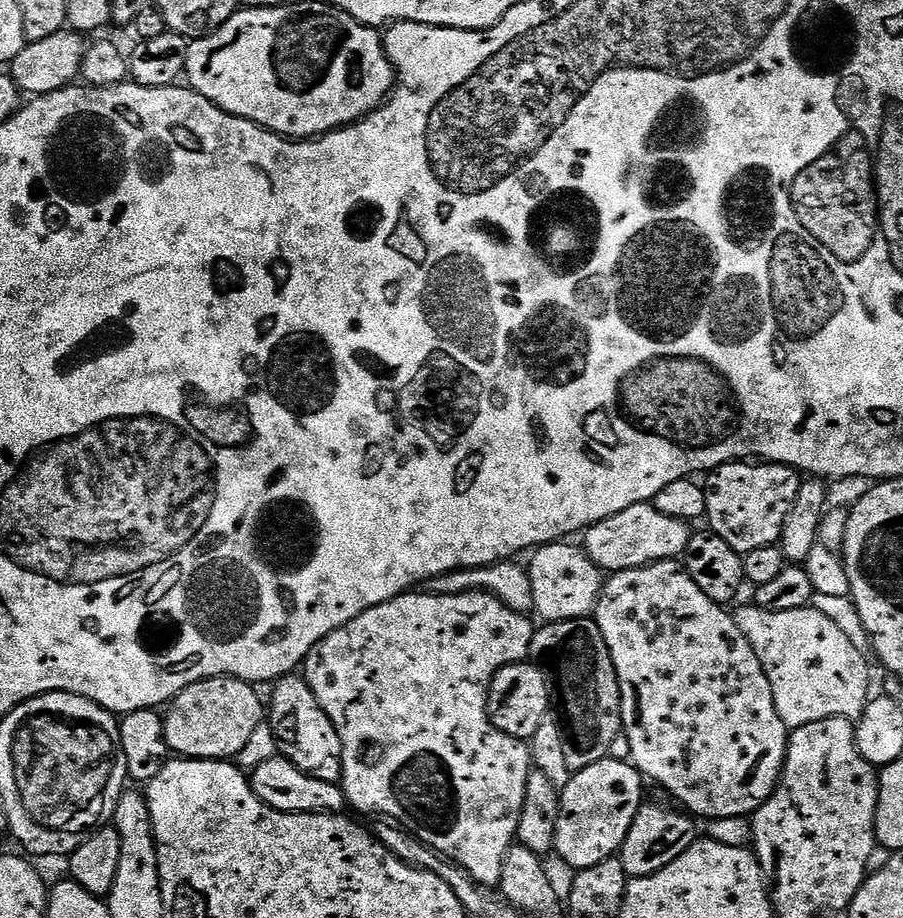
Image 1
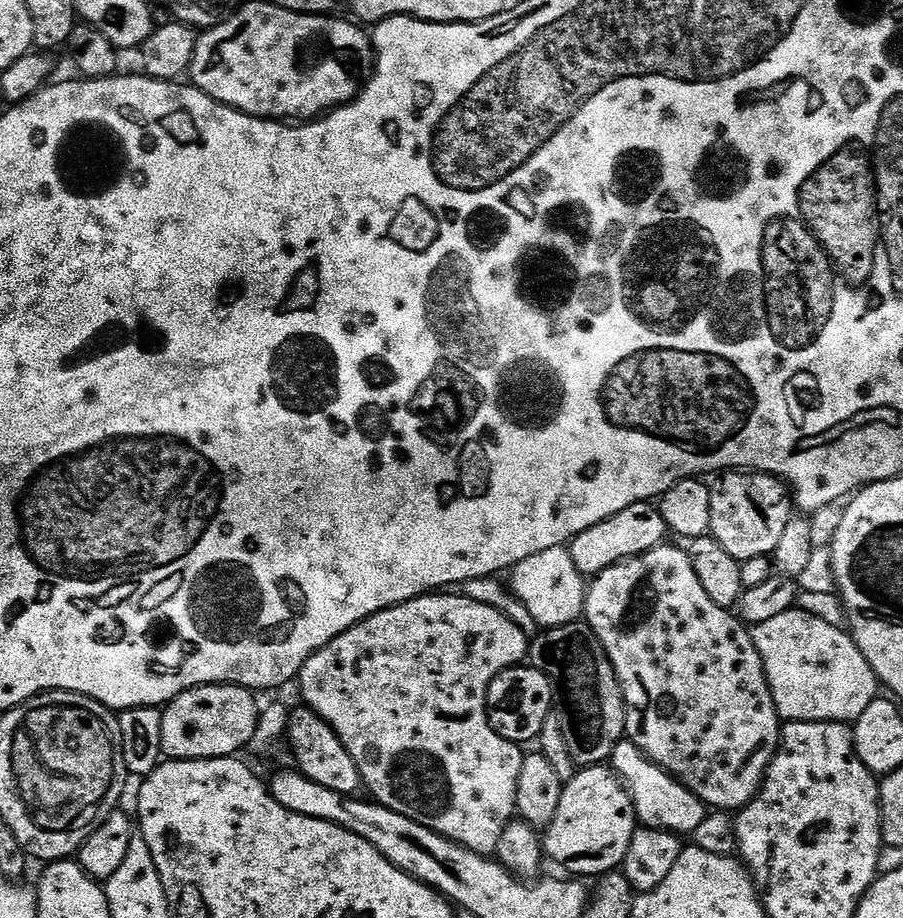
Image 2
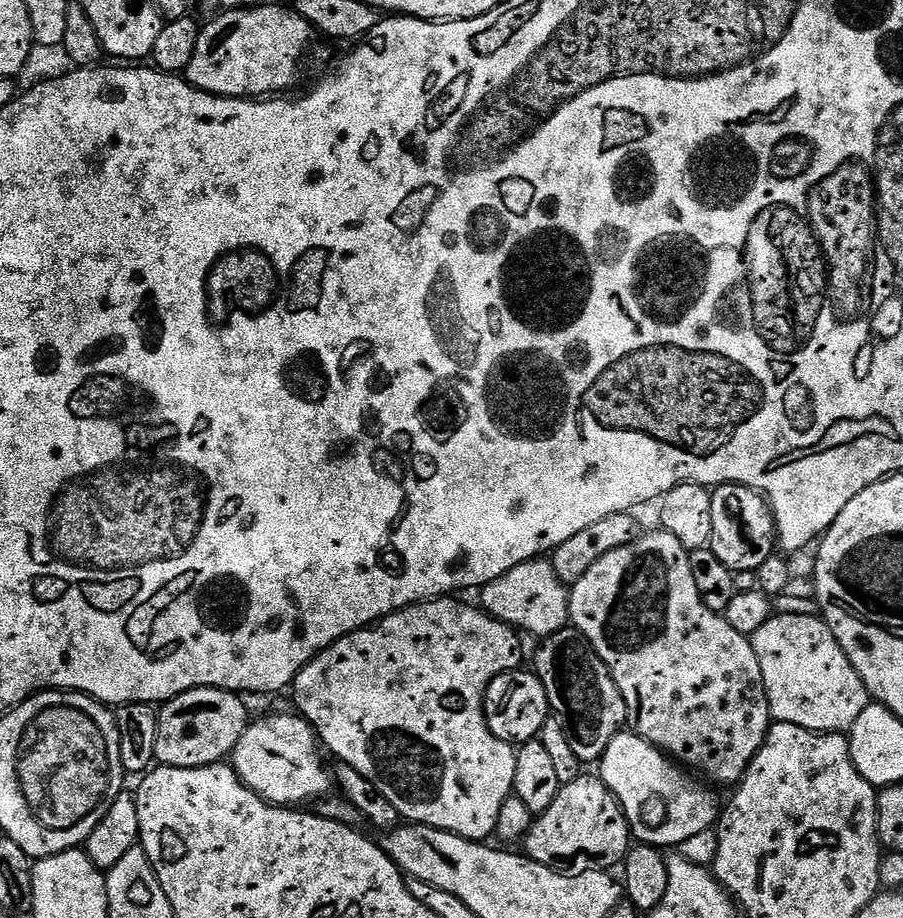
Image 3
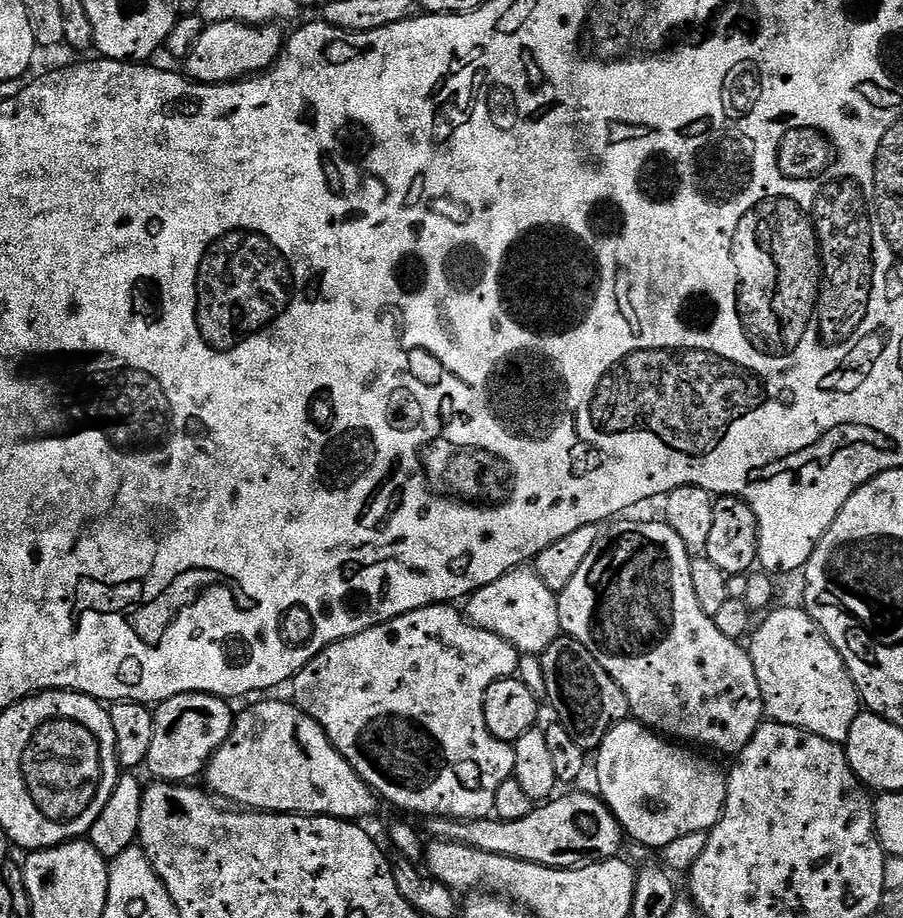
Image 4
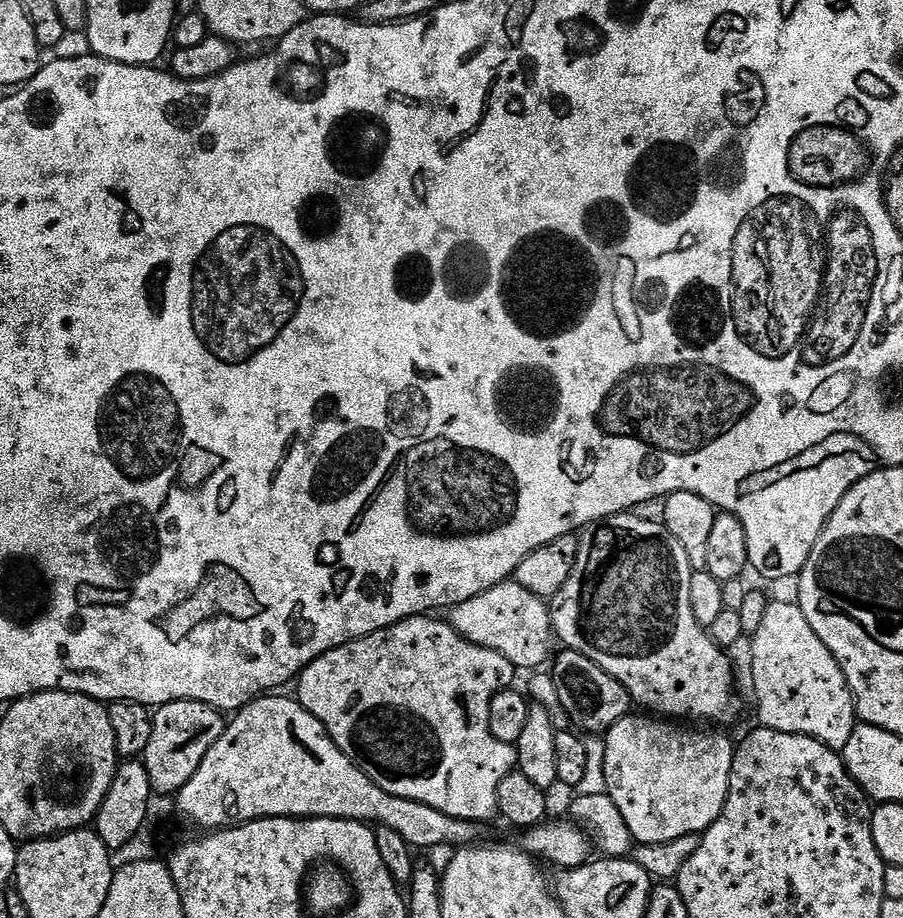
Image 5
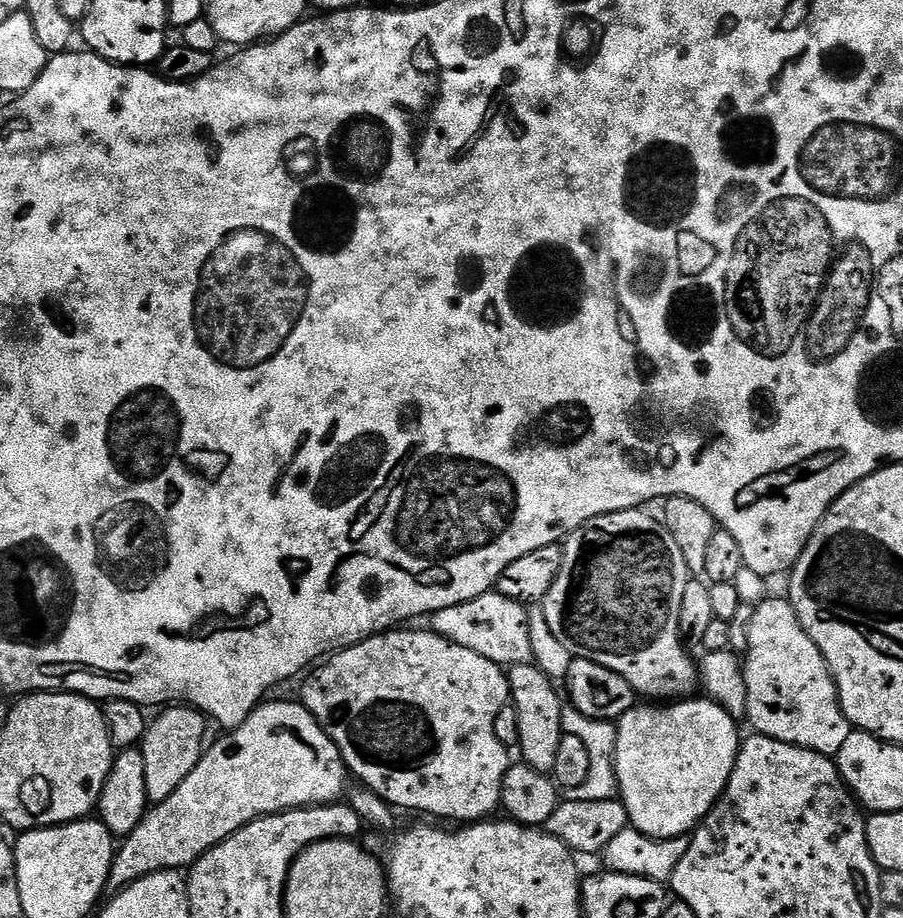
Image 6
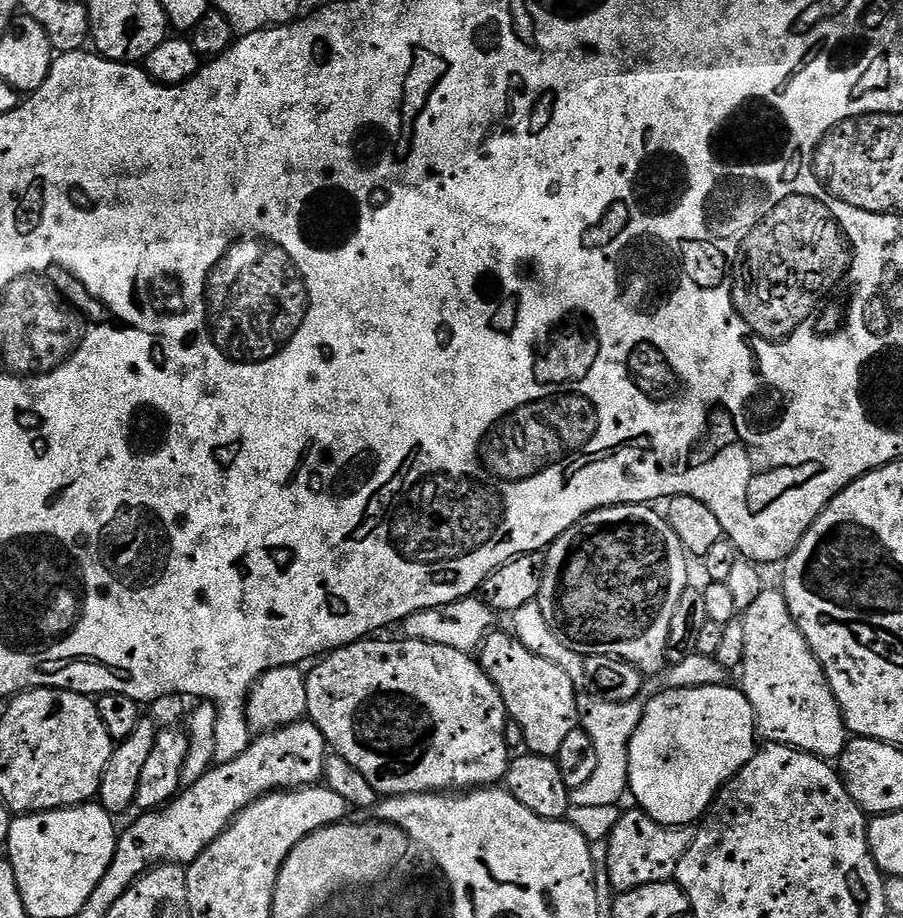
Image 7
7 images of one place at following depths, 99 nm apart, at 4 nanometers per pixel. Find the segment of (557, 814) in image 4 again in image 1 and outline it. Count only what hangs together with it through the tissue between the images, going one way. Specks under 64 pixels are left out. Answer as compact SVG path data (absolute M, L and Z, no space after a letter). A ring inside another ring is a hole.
M605 758L575 773L560 793L555 855L560 855L572 870L598 866L598 862L617 855L645 799L643 783L635 766L624 758Z

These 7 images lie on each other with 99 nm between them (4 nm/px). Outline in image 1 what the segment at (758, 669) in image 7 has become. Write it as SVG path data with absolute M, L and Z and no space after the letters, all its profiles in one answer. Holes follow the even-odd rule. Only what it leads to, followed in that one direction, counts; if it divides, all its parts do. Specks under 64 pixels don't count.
M749 606L735 609L738 630L754 646L754 654L758 654L758 662L762 662L762 670L766 670L766 678L770 678L770 690L774 694L774 706L778 710L778 718L789 730L801 728L810 722L822 722L822 718L845 716L850 721L857 721L864 713L869 702L868 683L872 676L868 673L869 657L860 654L842 631L826 617L825 614L811 606L798 610L778 610L771 612L765 608Z

